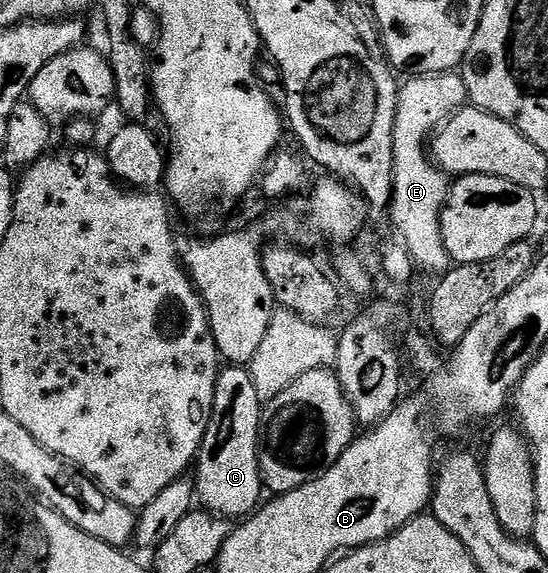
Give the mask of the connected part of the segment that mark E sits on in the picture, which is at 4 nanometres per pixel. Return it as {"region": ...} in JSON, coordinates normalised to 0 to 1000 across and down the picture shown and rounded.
{"region":[[[838,126],[786,127],[776,134],[754,133],[728,150],[719,215],[719,298],[715,300],[715,393],[723,398],[754,457],[781,476],[808,480],[821,468],[821,450],[807,424],[803,372],[818,346],[819,311],[788,286],[777,255],[796,227],[825,199],[849,188],[854,161],[845,133]]]}

